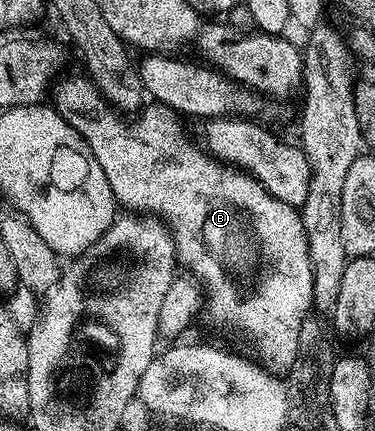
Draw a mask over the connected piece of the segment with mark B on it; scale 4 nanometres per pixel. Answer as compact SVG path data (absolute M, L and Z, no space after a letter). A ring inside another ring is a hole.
M81 73L81 75L72 75L69 79L63 79L61 78L55 84L54 90L51 92L51 106L55 107L56 112L77 131L82 137L82 141L86 141L86 145L90 145L90 153L94 153L94 161L98 161L98 165L102 165L102 173L106 173L106 181L110 181L110 189L114 193L117 204L132 213L151 213L153 216L162 217L173 235L173 240L176 242L176 258L179 266L181 268L192 267L191 274L199 280L201 287L206 292L206 311L213 315L213 321L225 323L228 327L237 327L240 331L244 330L256 342L257 356L255 355L255 358L259 360L265 370L279 377L284 375L283 371L291 372L296 366L300 332L306 326L304 314L313 310L312 262L310 261L306 231L300 220L299 210L278 201L247 171L227 166L221 163L220 160L212 158L207 151L197 146L193 140L192 144L184 136L184 127L180 124L183 123L181 116L177 115L174 109L170 109L164 103L149 102L146 110L137 114L133 118L137 119L131 123L128 120L131 118L125 117L121 112L117 111L105 99L104 94L96 88L96 84L92 82L87 74Z

